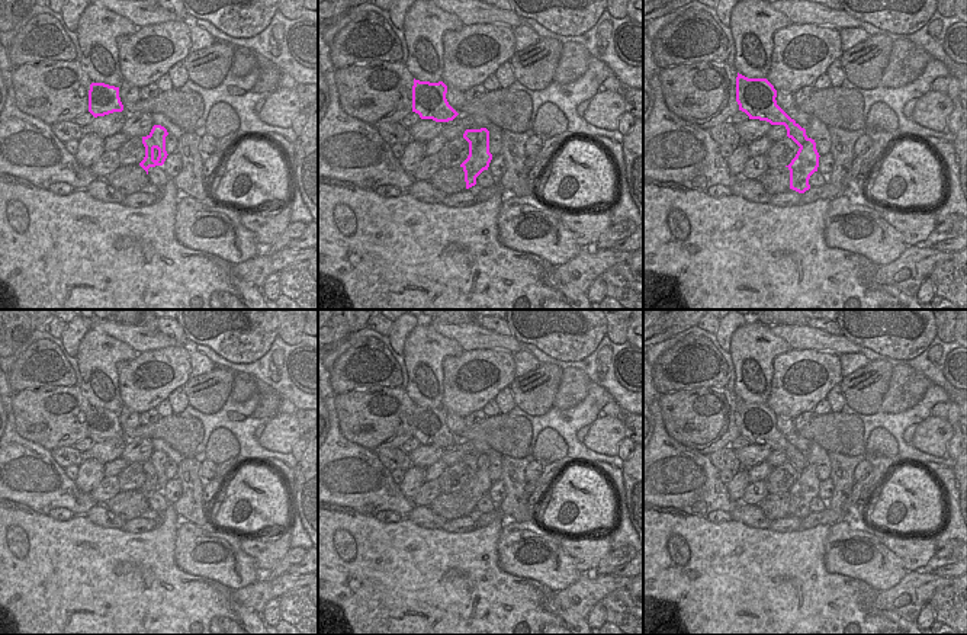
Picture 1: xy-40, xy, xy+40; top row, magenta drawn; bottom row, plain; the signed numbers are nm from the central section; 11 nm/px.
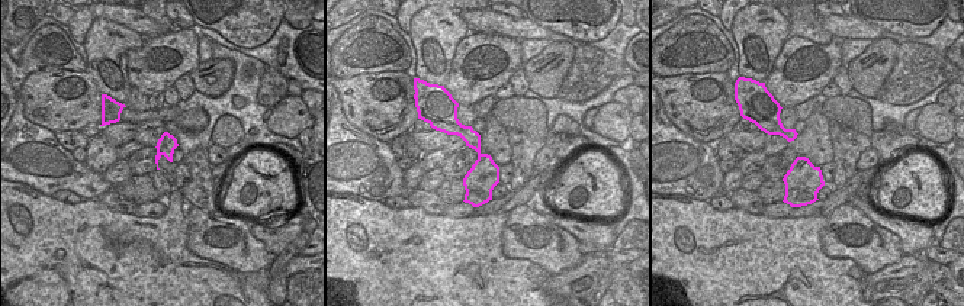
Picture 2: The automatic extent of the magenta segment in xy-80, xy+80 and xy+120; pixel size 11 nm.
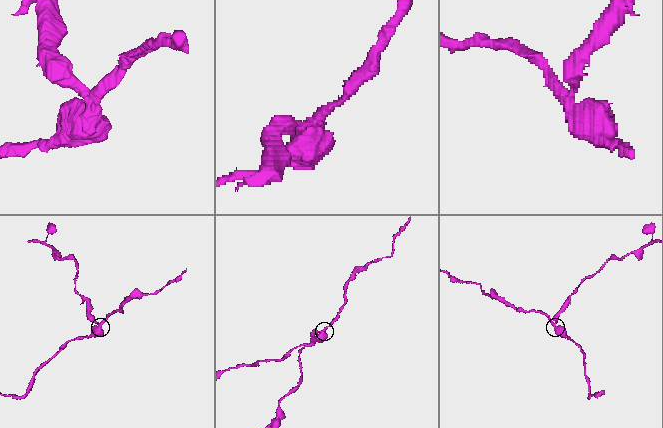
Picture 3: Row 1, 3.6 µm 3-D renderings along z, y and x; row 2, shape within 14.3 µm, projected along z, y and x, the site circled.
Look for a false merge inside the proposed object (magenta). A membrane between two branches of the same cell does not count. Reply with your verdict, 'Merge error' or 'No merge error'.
Merge error

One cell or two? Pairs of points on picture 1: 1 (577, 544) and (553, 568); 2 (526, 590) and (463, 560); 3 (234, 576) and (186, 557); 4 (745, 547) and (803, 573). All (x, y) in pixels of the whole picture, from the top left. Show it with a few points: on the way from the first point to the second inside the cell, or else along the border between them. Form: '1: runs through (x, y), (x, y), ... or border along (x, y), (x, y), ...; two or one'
1: border along (548, 529), (582, 573); two
2: runs through (510, 590), (501, 590), (485, 574), (479, 574); one
3: runs through (222, 564), (215, 564), (206, 557), (198, 557); one
4: runs through (760, 561), (771, 573), (789, 573); one

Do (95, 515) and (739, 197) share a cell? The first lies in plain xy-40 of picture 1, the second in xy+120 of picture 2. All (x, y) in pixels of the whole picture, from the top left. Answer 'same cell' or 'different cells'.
same cell

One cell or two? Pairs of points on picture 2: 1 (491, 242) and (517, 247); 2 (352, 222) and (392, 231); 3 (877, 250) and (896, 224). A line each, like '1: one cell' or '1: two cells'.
1: two cells
2: one cell
3: two cells

